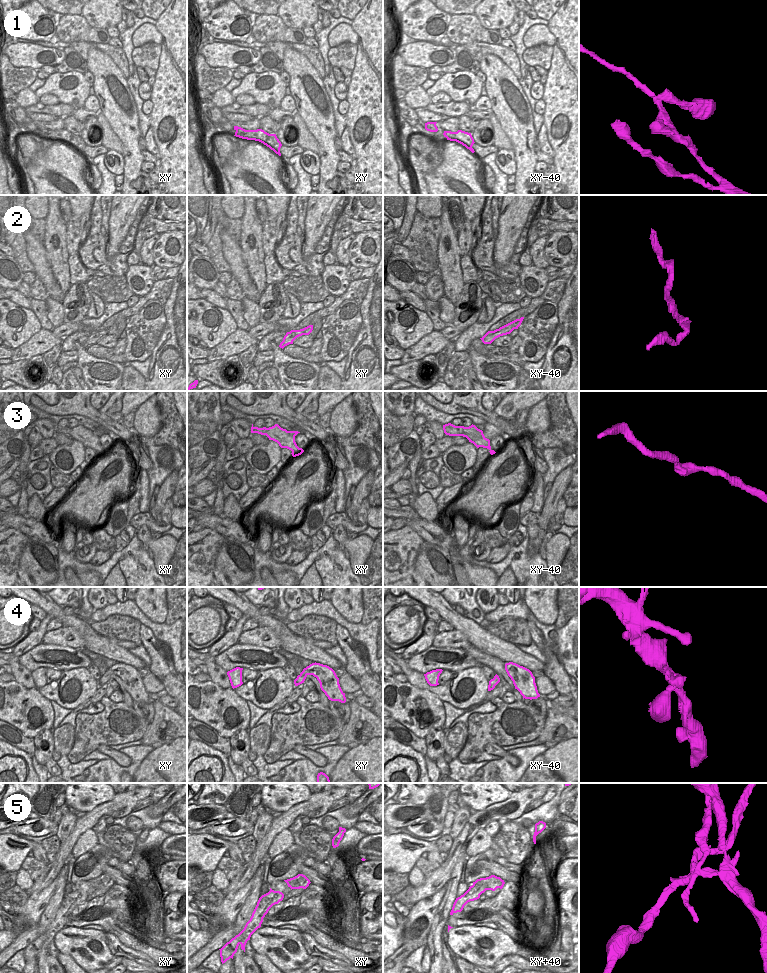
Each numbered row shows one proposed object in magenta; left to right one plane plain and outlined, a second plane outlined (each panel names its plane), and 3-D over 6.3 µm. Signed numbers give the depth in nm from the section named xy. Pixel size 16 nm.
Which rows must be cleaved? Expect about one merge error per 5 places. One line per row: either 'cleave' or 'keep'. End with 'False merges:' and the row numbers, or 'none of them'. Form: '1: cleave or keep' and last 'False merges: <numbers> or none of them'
1: cleave
2: keep
3: keep
4: keep
5: cleave
False merges: 1, 5

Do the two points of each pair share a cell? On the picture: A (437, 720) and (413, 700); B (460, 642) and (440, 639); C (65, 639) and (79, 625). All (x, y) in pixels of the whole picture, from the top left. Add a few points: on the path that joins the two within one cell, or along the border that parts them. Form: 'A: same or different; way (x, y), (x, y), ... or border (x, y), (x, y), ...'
A: same; way (432, 713), (429, 708), (420, 707)
B: same; way (455, 639), (445, 639)
C: different; border (62, 625), (73, 627), (83, 640), (85, 648)

